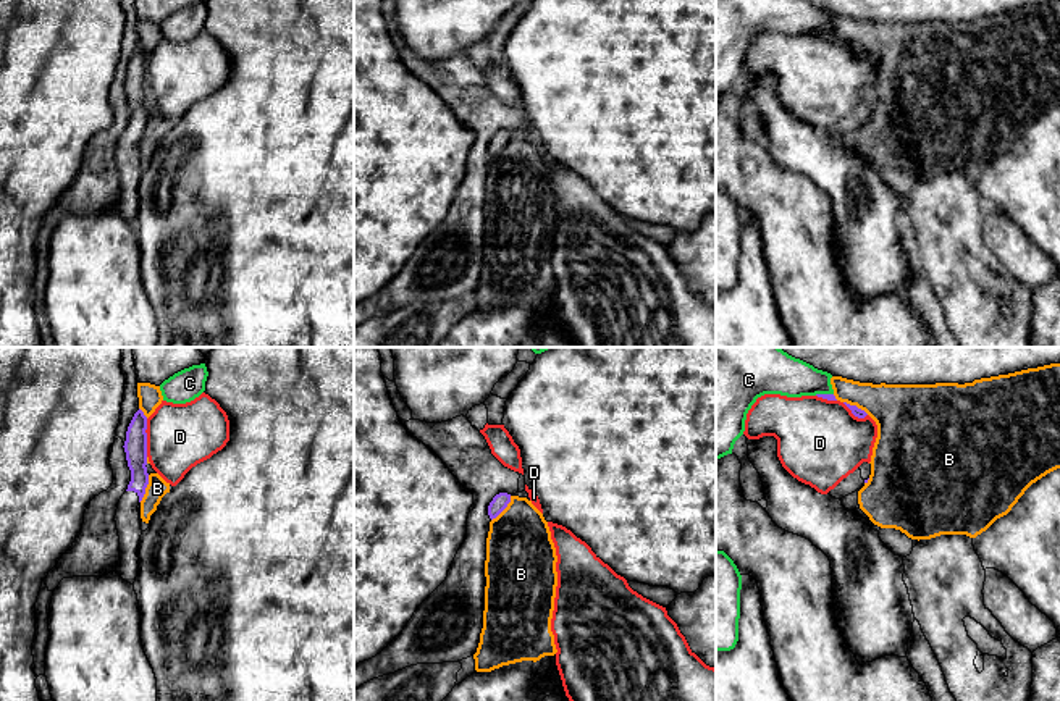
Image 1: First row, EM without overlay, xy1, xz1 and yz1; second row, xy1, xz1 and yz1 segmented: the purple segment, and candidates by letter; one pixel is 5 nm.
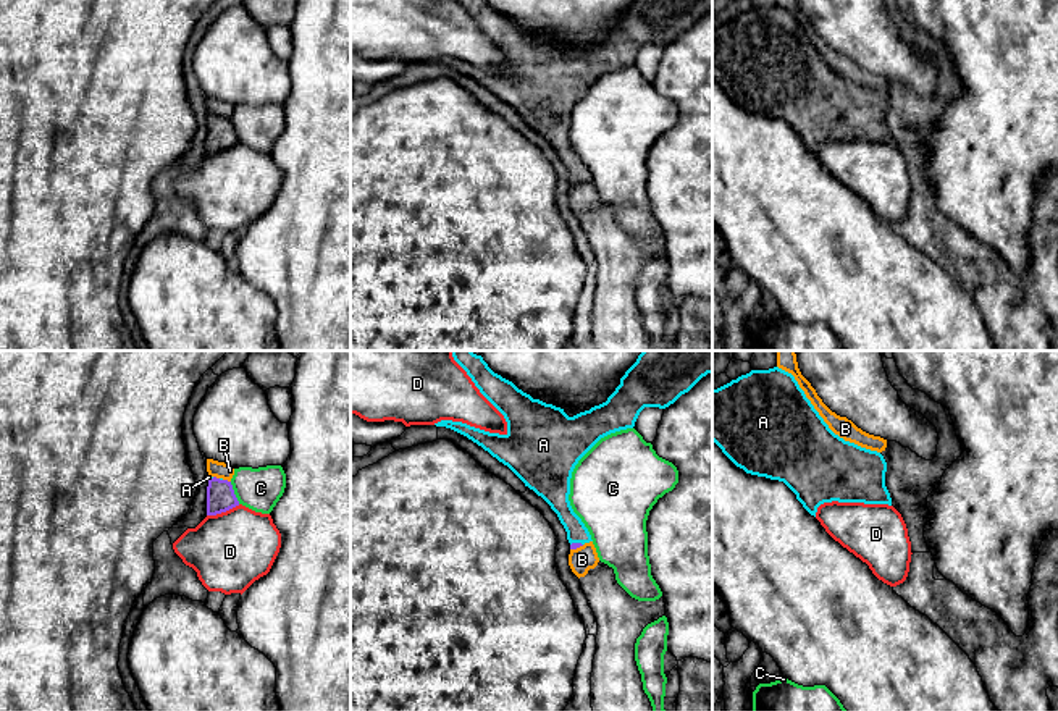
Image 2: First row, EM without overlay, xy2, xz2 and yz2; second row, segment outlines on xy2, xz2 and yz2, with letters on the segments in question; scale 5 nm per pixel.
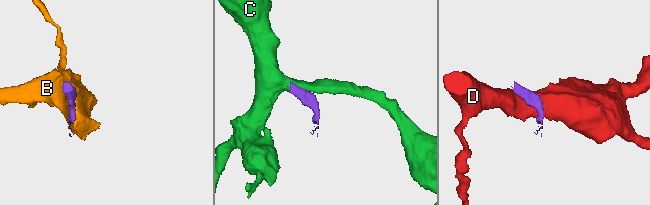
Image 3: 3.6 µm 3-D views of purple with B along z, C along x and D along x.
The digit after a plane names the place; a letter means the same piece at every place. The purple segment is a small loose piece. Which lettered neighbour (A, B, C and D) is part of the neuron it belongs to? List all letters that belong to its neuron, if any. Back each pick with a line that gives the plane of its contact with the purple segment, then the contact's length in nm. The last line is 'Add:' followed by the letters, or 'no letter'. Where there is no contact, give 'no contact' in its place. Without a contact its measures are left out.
A: meets purple in xz2; contact 60 nm long
Add: A

